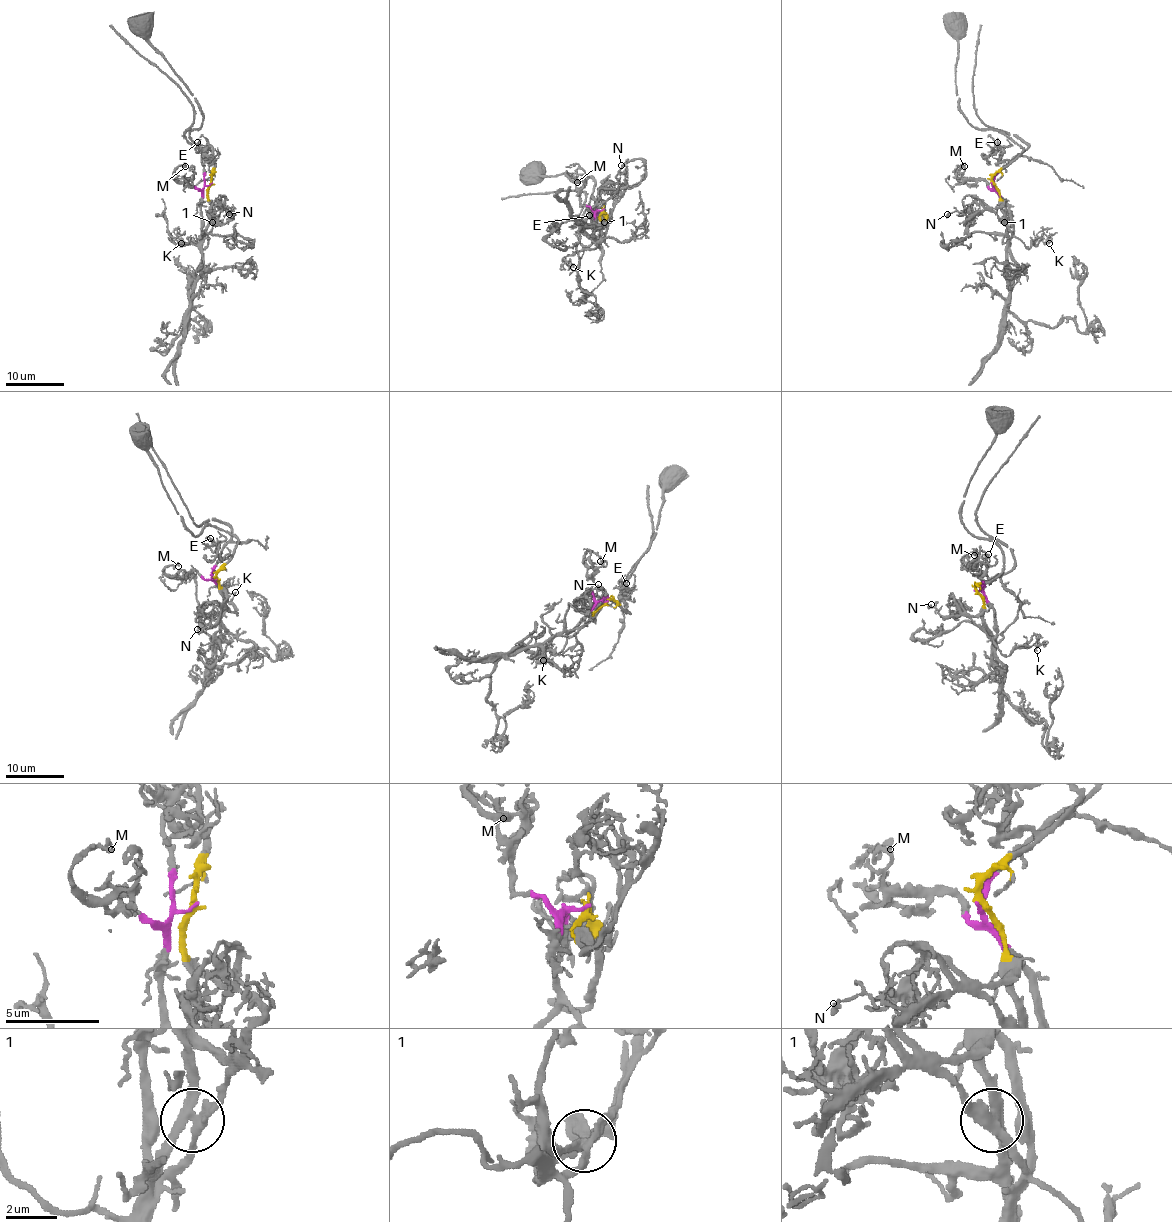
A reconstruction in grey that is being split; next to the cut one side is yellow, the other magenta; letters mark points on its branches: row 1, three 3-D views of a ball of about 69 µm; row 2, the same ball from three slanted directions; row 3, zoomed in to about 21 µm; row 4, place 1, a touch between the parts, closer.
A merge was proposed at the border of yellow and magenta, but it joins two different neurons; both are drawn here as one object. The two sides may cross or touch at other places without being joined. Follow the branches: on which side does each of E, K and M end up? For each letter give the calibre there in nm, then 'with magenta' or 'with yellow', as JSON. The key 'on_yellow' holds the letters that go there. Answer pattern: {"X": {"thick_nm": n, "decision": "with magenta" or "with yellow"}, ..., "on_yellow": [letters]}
{"E": {"thick_nm": 180, "decision": "with yellow"}, "K": {"thick_nm": 160, "decision": "with magenta"}, "M": {"thick_nm": 160, "decision": "with magenta"}, "on_yellow": ["E"]}

